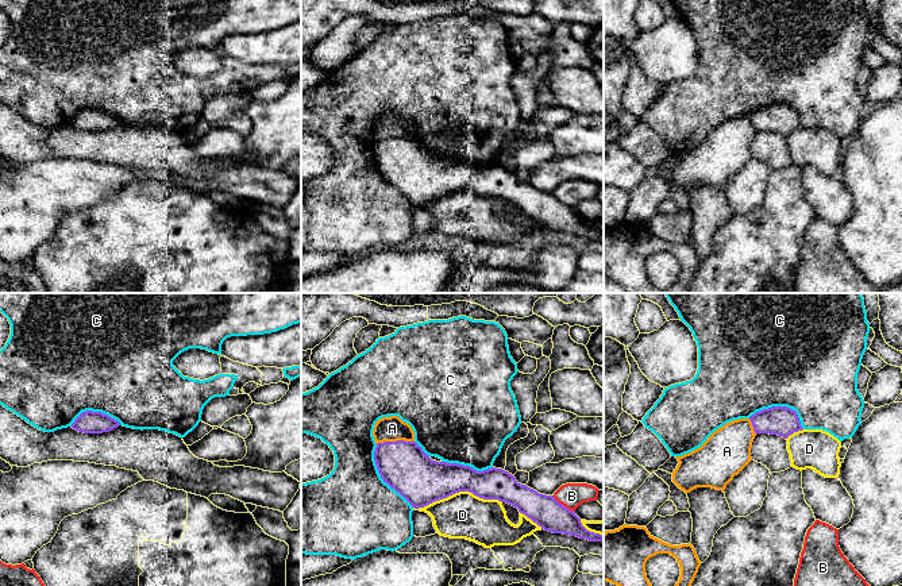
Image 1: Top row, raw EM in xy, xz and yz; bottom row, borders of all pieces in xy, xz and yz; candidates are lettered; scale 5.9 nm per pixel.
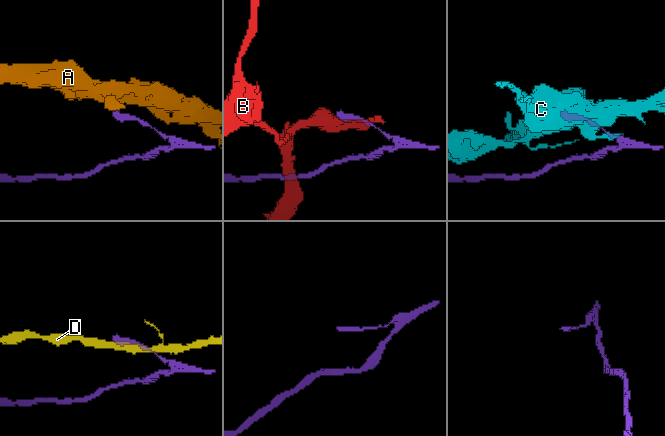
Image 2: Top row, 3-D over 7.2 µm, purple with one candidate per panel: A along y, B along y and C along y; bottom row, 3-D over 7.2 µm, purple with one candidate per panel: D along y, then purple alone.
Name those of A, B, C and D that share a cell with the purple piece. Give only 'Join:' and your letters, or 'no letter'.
Join: no letter

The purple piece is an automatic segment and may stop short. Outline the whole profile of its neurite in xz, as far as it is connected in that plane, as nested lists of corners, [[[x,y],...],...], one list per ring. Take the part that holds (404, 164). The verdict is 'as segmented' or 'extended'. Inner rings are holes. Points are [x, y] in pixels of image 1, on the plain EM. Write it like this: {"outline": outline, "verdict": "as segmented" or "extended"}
{"outline": [[[383,139],[374,149],[378,170],[385,181],[400,190],[415,207],[470,189],[483,197],[498,197],[519,207],[541,227],[604,239],[604,234],[587,228],[575,209],[559,201],[554,193],[540,192],[521,182],[502,166],[477,169],[470,163],[436,159],[416,139]]], "verdict": "as segmented"}

